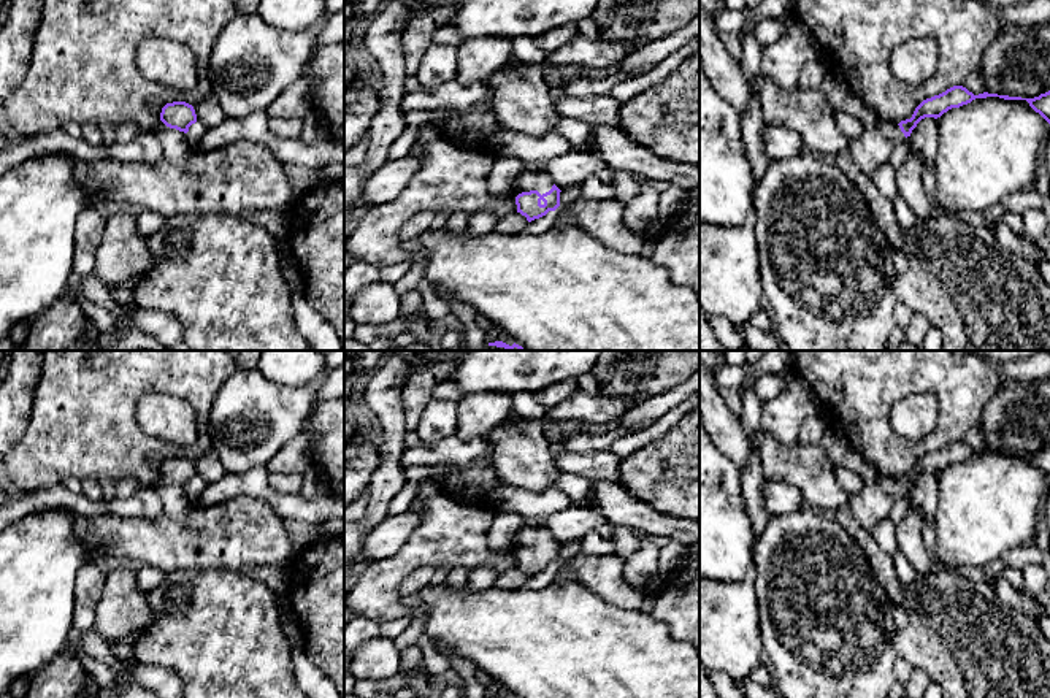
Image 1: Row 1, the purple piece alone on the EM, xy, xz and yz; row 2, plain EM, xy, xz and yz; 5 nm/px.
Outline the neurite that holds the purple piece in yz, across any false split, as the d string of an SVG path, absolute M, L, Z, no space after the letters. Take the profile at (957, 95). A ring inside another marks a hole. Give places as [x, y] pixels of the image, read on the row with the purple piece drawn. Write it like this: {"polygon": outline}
{"polygon": "M953 86L947 89L945 92L934 95L931 98L923 100L914 111L910 119L893 122L893 121L879 121L874 127L864 128L864 132L853 141L850 141L849 152L856 160L861 171L868 176L871 176L882 163L887 163L893 149L901 144L907 136L910 136L912 130L917 127L917 124L925 117L941 117L944 113L947 113L952 108L960 108L963 105L971 103L975 98L987 98L987 97L999 97L1004 100L1026 100L1029 106L1039 113L1048 124L1050 124L1050 90L1045 94L1040 94L1034 98L1021 98L1021 97L1009 97L1009 95L998 95L998 94L979 94L974 95L963 86Z"}

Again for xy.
{"polygon": "M173 102L162 108L160 121L170 128L187 133L189 127L197 122L197 114L192 105Z"}

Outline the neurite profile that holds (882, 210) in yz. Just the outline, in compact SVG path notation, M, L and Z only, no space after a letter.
M849 151L839 152L831 157L831 162L850 179L850 182L860 190L866 200L871 214L879 228L887 236L890 246L902 251L904 236L902 228L898 224L893 200L882 195L874 186L871 176L864 174L856 160Z

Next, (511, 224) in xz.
M514 211L511 214L500 217L493 232L501 233L501 235L517 235L520 232L525 232L525 227L528 224L530 222L527 221L525 216Z

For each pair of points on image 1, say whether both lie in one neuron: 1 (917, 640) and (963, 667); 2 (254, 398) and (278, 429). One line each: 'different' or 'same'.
1: same
2: same

